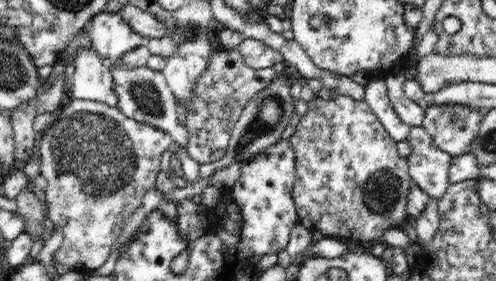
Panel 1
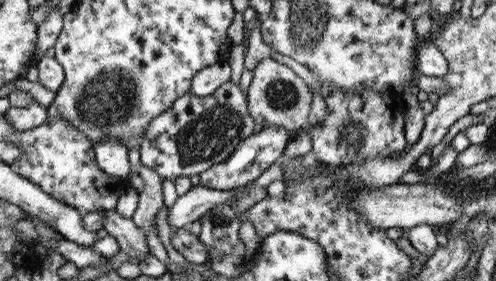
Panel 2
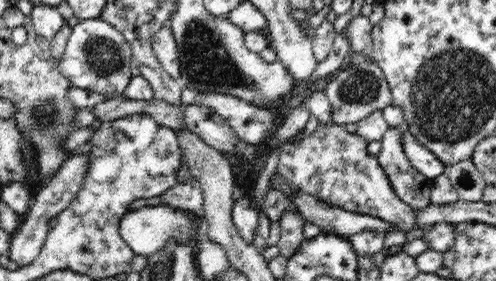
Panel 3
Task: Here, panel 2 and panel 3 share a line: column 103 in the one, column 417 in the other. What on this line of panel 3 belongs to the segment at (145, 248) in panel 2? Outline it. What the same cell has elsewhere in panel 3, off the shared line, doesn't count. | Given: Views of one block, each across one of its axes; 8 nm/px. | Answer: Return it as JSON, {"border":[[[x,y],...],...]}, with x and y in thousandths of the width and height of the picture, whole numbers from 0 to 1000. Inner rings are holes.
{"border":[[[657,441],[601,512],[581,505],[560,569],[560,619],[593,662],[673,740],[714,762],[742,762],[790,797],[794,819],[827,833],[843,819],[839,747],[810,719],[786,662],[778,612],[766,598],[758,555],[742,548],[742,505],[722,477],[702,477],[694,448]]]}

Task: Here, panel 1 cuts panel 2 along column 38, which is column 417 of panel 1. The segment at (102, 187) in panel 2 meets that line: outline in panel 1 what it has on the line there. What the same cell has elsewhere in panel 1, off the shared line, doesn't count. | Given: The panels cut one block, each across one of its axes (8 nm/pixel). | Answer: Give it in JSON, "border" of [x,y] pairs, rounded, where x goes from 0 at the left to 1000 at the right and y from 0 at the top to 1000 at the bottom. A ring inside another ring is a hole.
{"border":[[[835,448],[823,505],[831,512],[831,548],[819,569],[831,648],[843,655],[851,683],[867,690],[867,705],[891,712],[911,655],[903,626],[915,555],[887,534],[855,448]]]}

